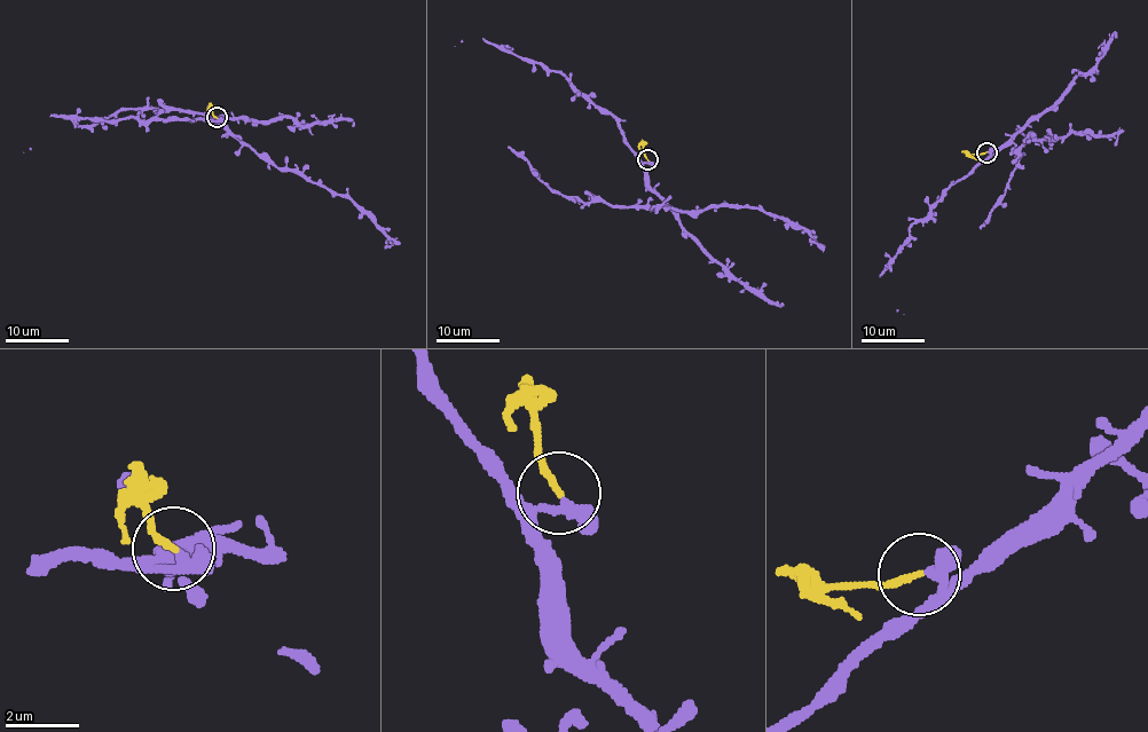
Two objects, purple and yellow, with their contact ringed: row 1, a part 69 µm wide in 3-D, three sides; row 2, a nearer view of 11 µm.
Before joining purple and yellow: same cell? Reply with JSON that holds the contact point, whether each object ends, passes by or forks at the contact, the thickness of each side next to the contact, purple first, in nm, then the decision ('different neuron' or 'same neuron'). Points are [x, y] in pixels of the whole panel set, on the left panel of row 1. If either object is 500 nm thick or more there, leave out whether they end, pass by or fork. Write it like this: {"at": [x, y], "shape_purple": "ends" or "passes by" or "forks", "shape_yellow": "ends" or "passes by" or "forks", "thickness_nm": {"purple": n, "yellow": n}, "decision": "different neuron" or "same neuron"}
{"at": [217, 117], "shape_purple": "passes by", "shape_yellow": "ends", "thickness_nm": {"purple": 300, "yellow": 180}, "decision": "different neuron"}

